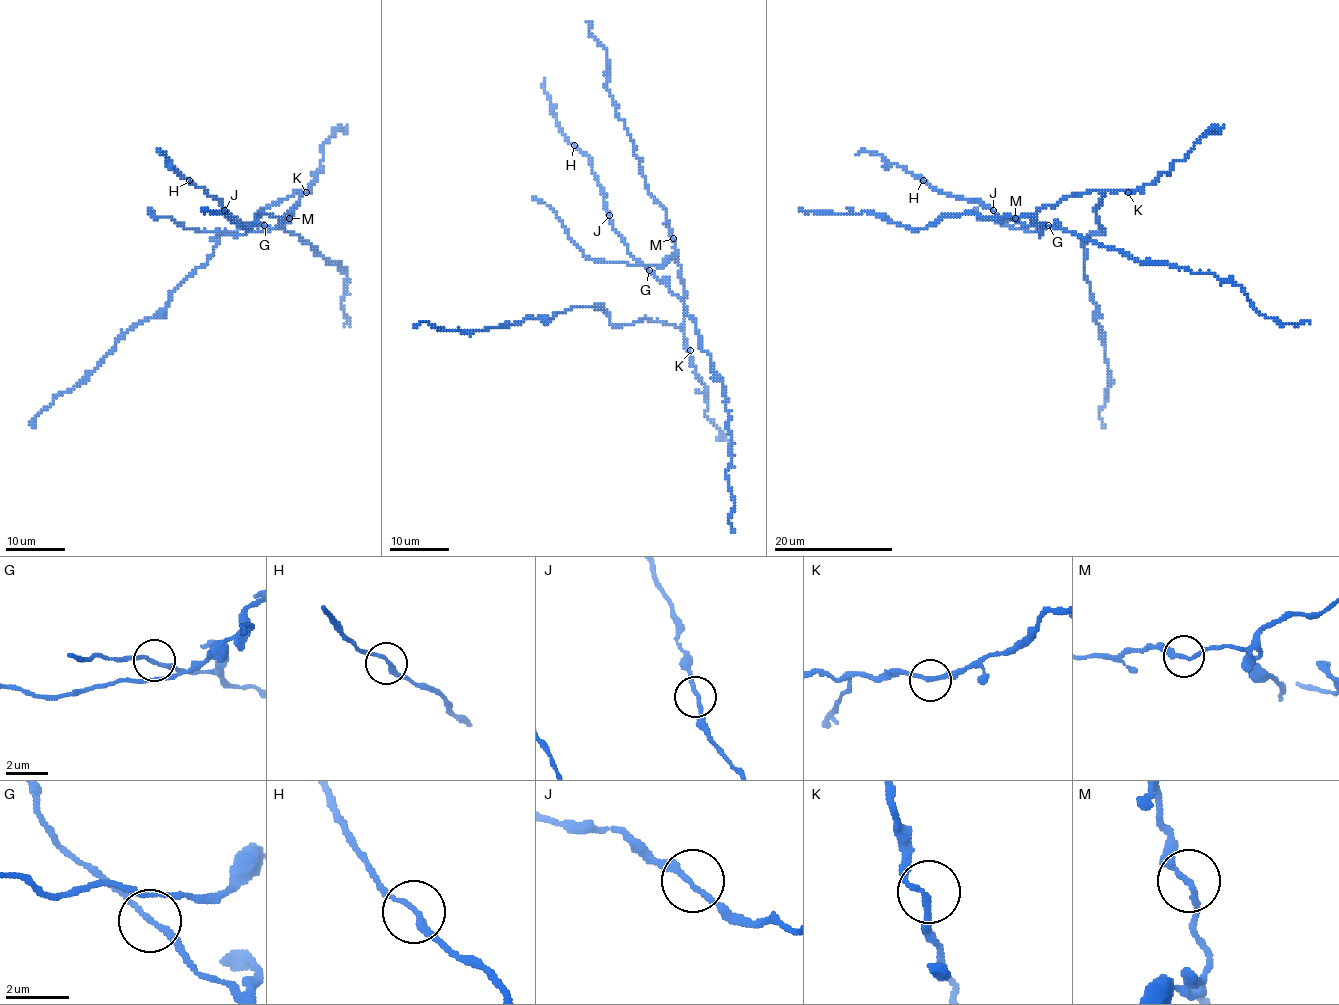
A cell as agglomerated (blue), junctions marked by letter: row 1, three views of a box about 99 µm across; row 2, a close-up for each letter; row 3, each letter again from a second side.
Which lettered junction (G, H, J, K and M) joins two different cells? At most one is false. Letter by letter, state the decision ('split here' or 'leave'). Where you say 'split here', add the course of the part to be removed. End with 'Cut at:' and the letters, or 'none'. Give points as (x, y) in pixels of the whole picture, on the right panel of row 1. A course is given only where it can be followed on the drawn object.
G: leave
H: leave
J: leave
K: leave
M: leave
Cut at: none

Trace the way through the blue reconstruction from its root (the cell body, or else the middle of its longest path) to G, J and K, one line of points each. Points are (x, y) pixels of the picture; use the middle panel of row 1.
G: (685, 298), (685, 284), (679, 273), (680, 264), (676, 260), (668, 258), (661, 266), (649, 266), (649, 270)
J: (685, 298), (685, 284), (679, 273), (680, 264), (668, 258), (661, 266), (644, 267), (631, 255), (609, 215)
K: (685, 298), (683, 335), (686, 347), (690, 350)

